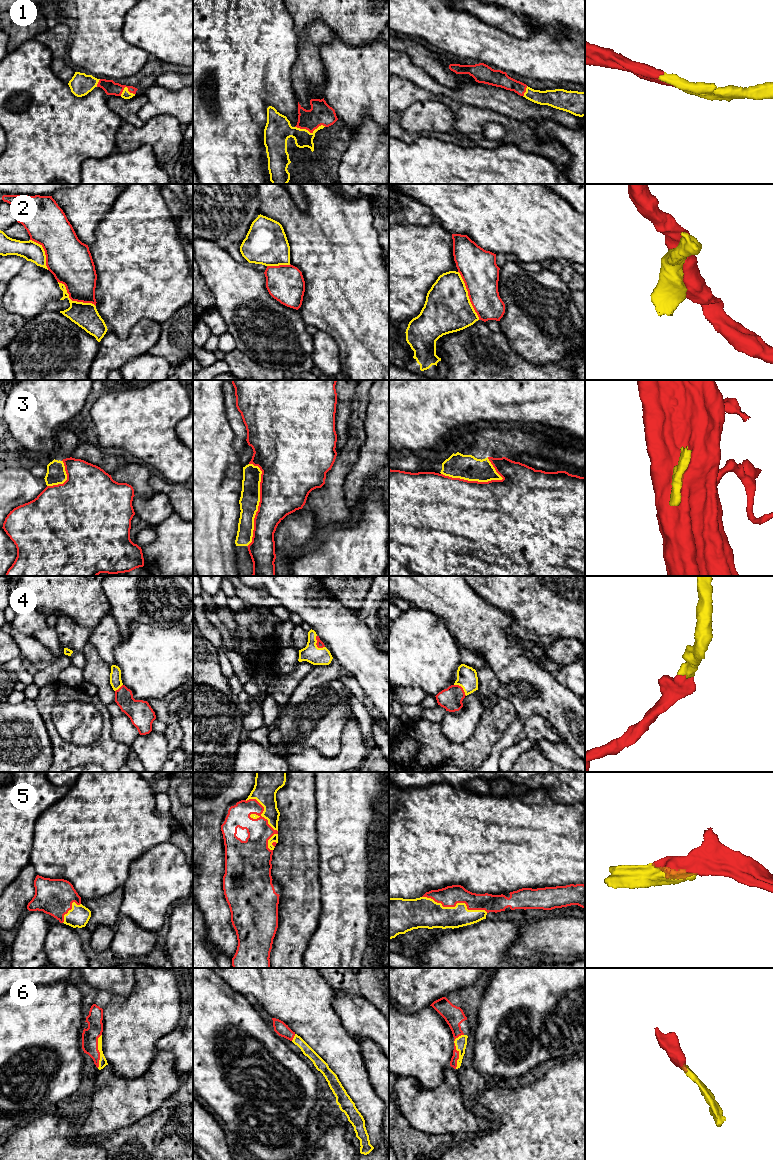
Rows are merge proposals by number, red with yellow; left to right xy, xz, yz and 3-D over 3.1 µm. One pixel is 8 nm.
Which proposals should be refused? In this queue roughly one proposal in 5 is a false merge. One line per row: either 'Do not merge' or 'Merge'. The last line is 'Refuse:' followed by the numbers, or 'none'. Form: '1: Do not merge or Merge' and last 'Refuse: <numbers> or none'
1: Merge
2: Do not merge
3: Do not merge
4: Merge
5: Merge
6: Merge
Refuse: 2, 3

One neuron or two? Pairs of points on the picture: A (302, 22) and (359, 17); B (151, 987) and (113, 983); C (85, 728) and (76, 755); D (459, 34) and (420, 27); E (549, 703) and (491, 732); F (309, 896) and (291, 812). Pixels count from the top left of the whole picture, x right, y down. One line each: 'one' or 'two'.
A: one
B: two
C: two
D: one
E: two
F: one

